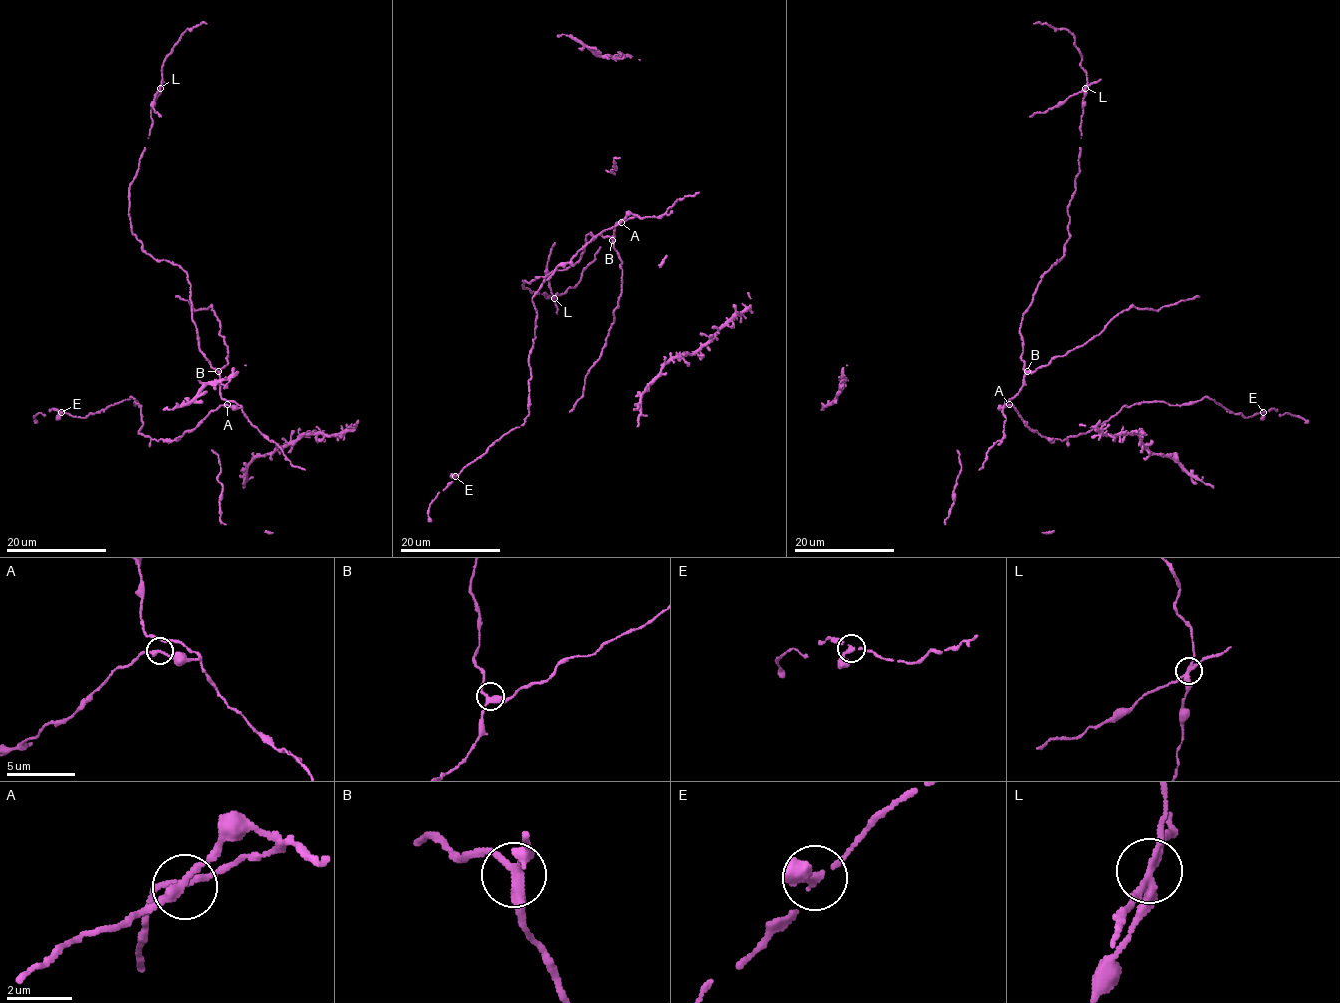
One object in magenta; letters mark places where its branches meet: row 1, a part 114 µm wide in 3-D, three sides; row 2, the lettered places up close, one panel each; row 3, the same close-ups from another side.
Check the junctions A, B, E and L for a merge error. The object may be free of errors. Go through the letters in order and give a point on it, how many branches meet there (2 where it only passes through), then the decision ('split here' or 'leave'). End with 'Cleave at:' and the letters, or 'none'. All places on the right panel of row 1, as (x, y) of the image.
A: (1009, 404) | 4 | leave
B: (1027, 371) | 3 | leave
E: (1263, 412) | 3 | leave
L: (1085, 88) | 4 | split here
Cleave at: L

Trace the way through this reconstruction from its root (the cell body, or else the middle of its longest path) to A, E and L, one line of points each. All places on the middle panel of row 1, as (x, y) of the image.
A: (615, 236), (616, 223), (635, 216), (628, 213), (621, 222)
E: (615, 236), (616, 223), (633, 215), (595, 236), (533, 296), (537, 318), (528, 356), (528, 415), (454, 476)
L: (615, 236), (593, 236), (591, 232), (574, 263), (531, 282), (522, 280), (523, 288), (553, 298)

